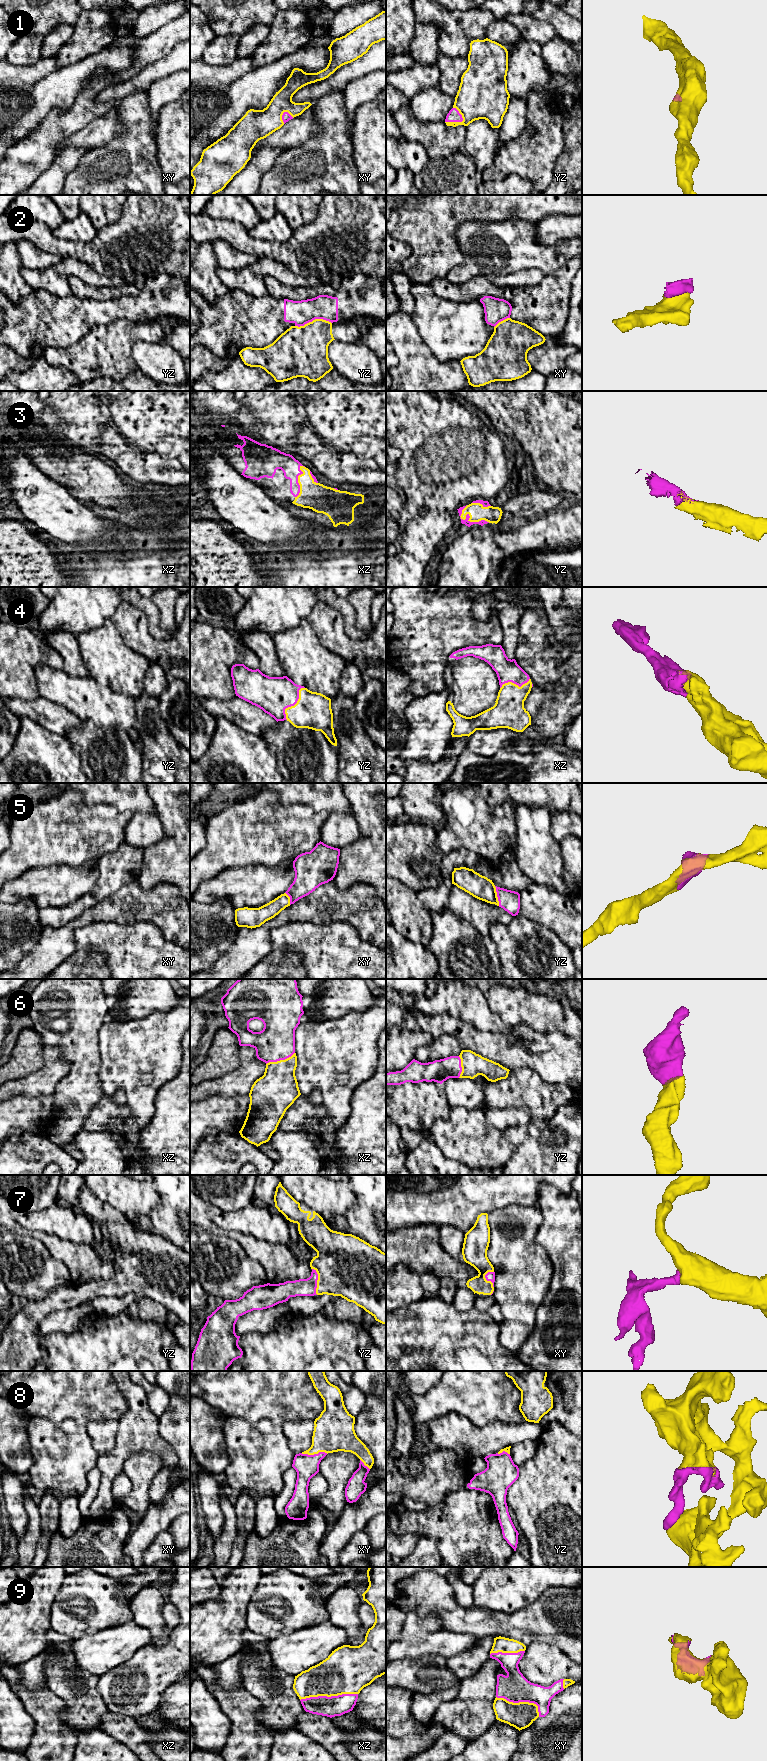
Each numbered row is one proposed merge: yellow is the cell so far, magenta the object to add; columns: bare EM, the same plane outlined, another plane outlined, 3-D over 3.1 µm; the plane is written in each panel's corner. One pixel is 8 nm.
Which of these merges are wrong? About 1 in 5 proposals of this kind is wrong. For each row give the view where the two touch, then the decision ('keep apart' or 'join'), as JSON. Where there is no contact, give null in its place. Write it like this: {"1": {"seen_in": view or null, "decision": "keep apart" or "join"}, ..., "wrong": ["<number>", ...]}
{"1": {"seen_in": "yz", "decision": "join"}, "2": {"seen_in": "yz", "decision": "keep apart"}, "3": {"seen_in": "yz", "decision": "join"}, "4": {"seen_in": "yz", "decision": "join"}, "5": {"seen_in": "yz", "decision": "join"}, "6": {"seen_in": "xz", "decision": "join"}, "7": {"seen_in": "yz", "decision": "join"}, "8": {"seen_in": "xy", "decision": "join"}, "9": {"seen_in": "xz", "decision": "join"}, "wrong": ["2"]}

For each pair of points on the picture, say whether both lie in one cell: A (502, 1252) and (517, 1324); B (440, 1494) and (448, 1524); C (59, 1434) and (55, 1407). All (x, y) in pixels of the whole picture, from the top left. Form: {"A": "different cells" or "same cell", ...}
{"A": "same cell", "B": "different cells", "C": "different cells"}

